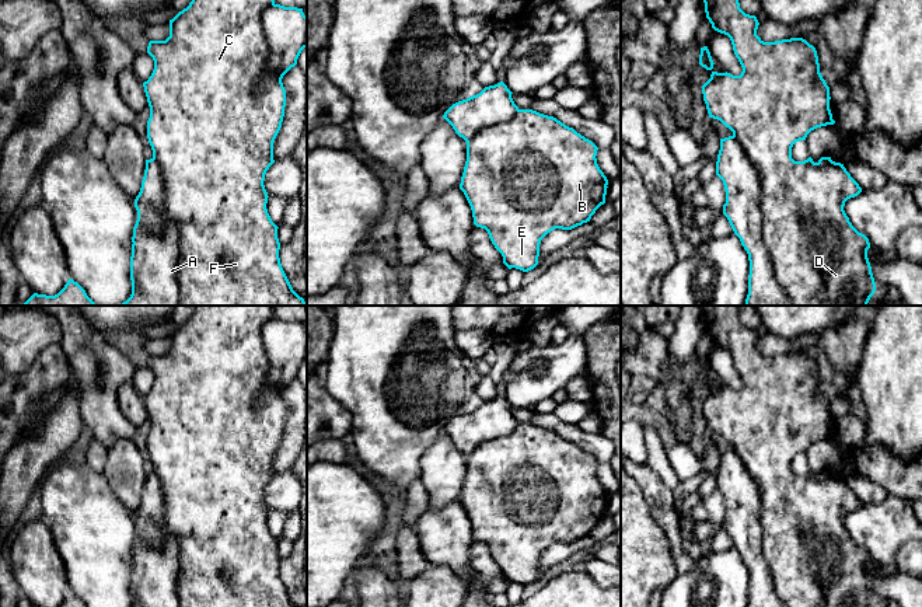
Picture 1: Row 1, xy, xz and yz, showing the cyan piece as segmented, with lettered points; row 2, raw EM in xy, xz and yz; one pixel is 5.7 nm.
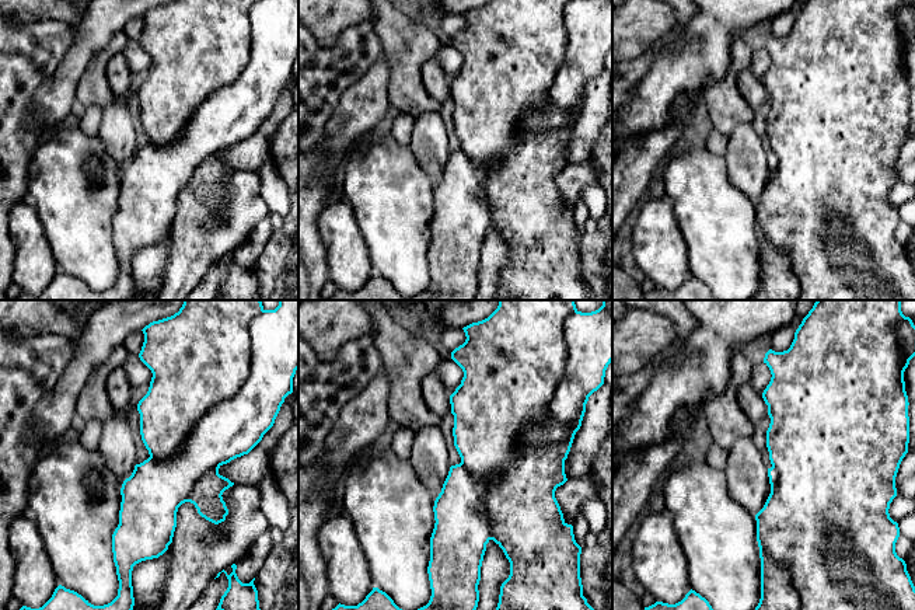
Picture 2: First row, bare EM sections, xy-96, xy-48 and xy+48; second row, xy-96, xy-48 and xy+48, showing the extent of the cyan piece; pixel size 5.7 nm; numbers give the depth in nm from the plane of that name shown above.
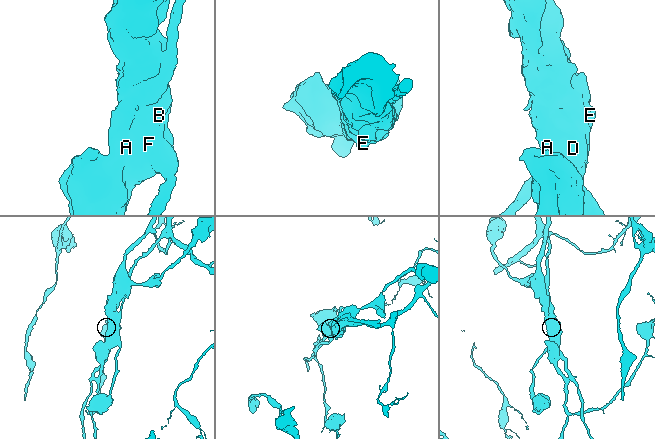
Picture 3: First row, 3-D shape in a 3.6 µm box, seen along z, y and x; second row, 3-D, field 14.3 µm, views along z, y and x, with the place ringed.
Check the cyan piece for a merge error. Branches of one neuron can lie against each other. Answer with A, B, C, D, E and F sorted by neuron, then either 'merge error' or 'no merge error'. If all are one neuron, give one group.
groups A B C D E F; no merge error

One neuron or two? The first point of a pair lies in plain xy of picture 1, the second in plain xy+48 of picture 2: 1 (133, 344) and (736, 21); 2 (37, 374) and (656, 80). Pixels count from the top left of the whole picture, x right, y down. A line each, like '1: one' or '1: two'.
1: two
2: two

